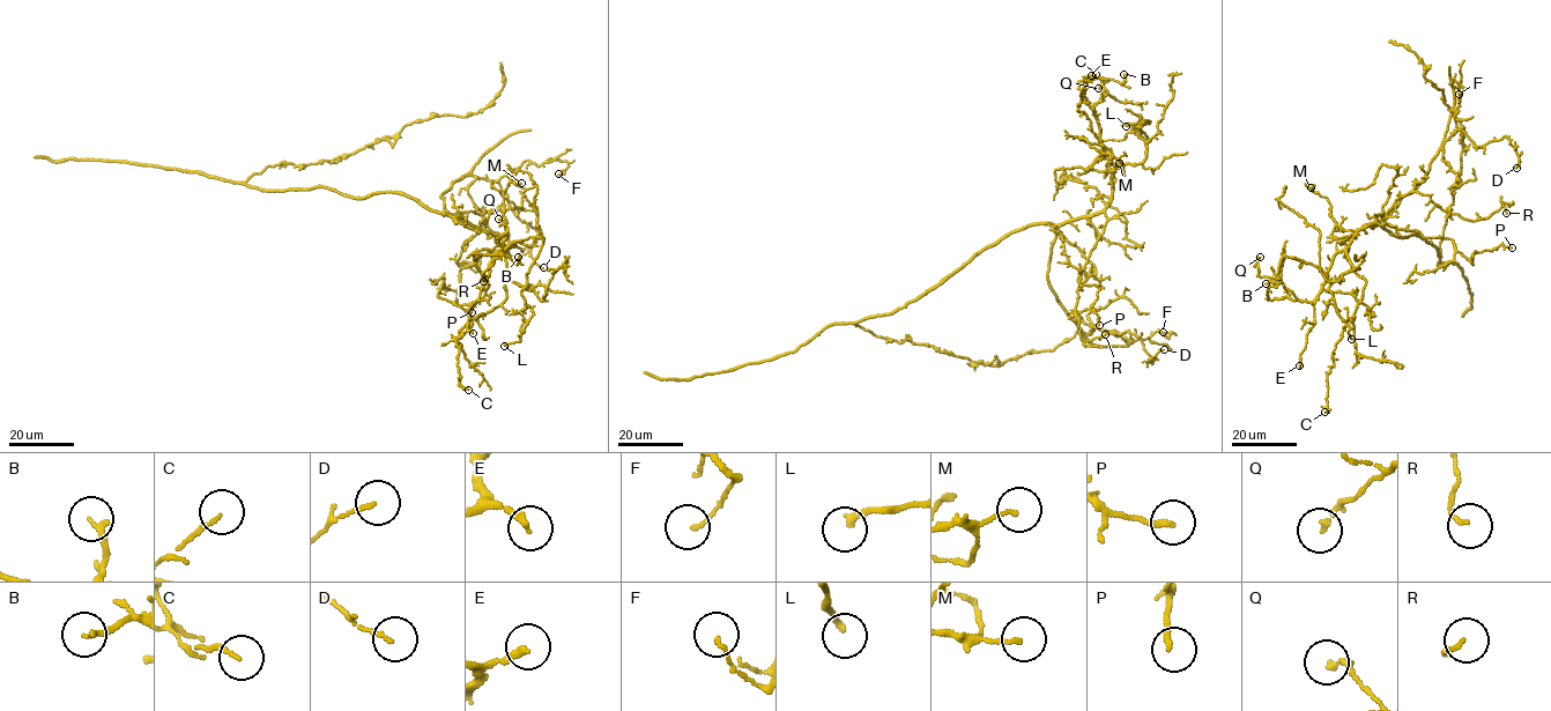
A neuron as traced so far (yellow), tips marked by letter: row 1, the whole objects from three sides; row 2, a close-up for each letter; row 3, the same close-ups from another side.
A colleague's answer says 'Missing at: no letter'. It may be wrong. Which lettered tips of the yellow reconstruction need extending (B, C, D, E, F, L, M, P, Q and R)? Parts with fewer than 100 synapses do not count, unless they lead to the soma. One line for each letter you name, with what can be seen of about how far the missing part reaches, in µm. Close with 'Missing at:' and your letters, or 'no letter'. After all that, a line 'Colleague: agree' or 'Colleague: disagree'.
Missing at: no letter
Colleague: agree

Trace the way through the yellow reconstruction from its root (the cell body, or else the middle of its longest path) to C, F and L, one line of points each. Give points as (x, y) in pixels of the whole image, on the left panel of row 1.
C: (350, 195), (388, 191), (410, 197), (503, 238), (506, 300), (476, 317), (455, 343), (459, 383), (468, 390)
F: (350, 195), (393, 192), (449, 215), (440, 195), (466, 176), (498, 180), (526, 161), (564, 161), (558, 173)
L: (350, 195), (410, 197), (503, 238), (507, 276), (533, 288), (520, 294), (533, 313), (520, 340), (504, 346)

